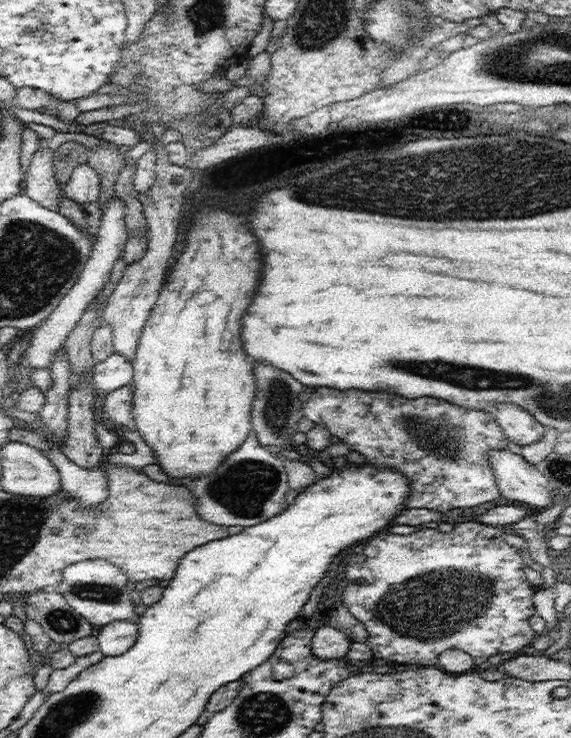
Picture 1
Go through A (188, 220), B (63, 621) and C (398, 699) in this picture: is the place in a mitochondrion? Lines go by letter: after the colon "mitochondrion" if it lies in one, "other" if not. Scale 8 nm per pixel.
A: other
B: mitochondrion
C: other

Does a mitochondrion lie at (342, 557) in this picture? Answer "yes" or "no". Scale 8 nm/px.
no

